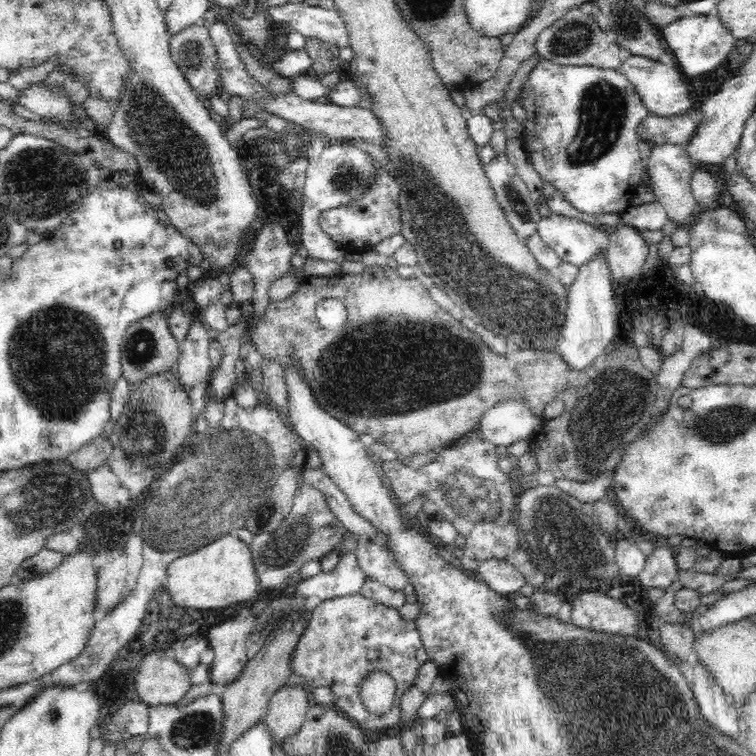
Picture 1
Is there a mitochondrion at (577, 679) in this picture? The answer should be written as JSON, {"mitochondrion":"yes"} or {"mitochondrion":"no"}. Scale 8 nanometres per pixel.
{"mitochondrion":"yes"}

